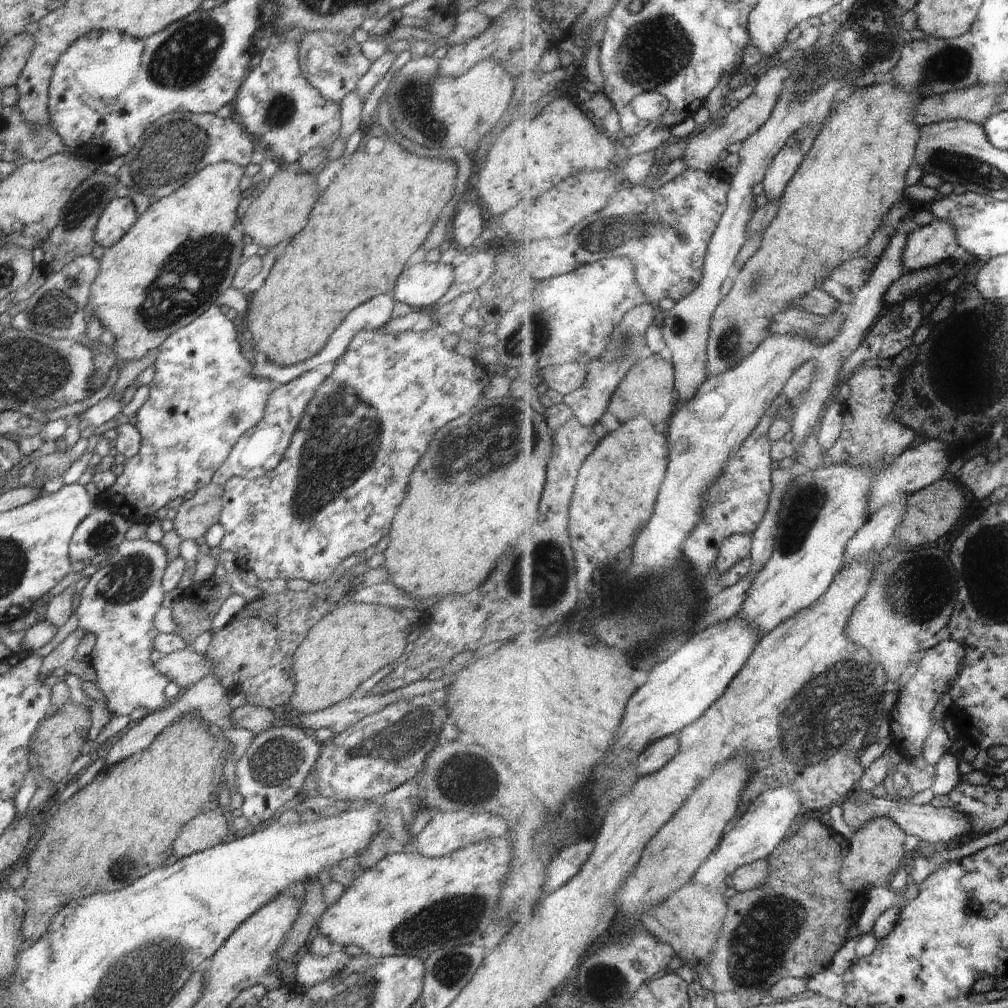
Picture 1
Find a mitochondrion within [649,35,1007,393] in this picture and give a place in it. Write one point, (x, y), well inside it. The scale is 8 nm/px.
(950, 64)

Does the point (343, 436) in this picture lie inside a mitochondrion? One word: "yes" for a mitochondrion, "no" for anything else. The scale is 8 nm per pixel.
yes

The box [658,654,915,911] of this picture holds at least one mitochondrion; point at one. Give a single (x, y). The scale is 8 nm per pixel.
(817, 717)

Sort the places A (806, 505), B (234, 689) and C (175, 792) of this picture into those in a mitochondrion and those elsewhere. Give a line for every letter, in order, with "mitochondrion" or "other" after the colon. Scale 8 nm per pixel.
A: mitochondrion
B: other
C: other

